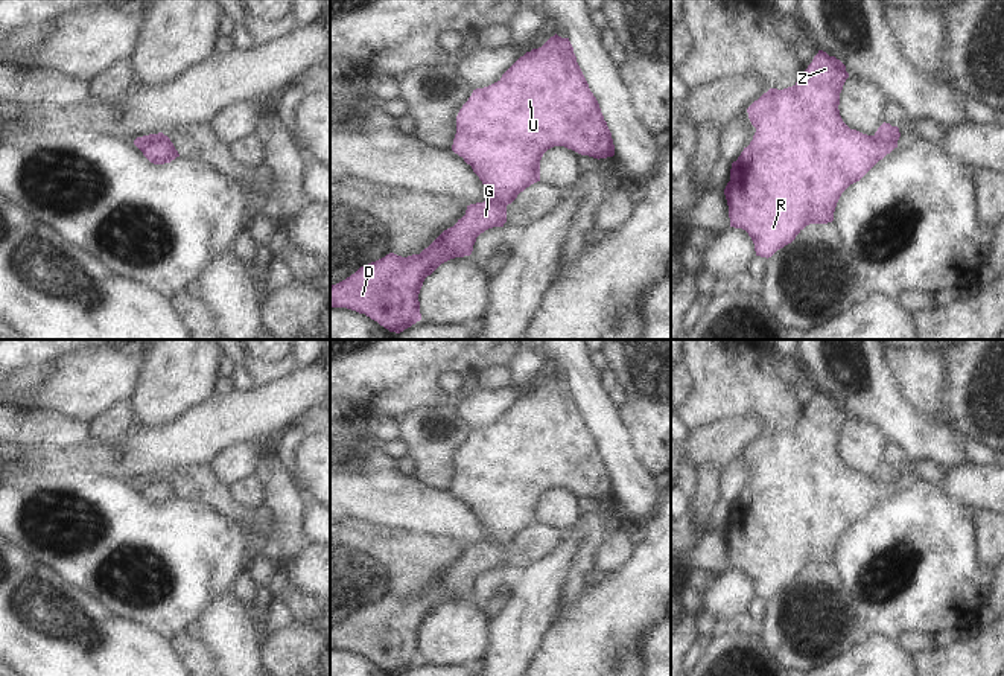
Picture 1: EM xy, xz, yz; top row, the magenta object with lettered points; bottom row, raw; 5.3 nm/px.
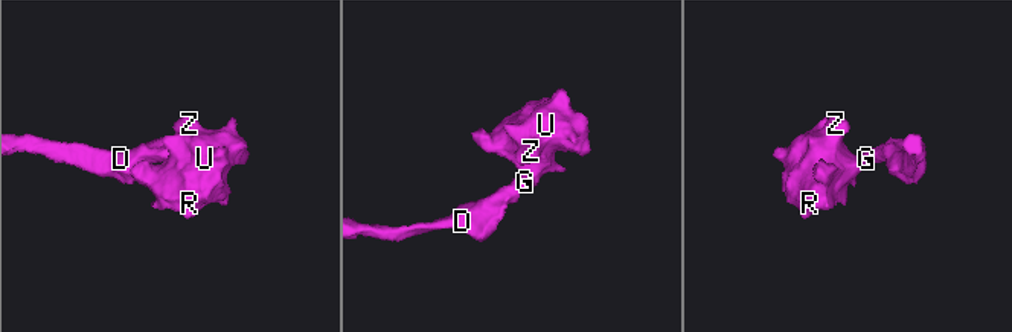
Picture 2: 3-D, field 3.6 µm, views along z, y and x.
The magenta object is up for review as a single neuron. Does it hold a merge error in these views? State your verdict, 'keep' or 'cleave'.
cleave

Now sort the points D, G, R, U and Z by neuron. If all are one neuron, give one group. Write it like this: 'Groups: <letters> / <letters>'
Groups: D G / R U Z

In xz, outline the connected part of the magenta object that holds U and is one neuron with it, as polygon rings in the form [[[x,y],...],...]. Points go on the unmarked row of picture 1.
[[[557,375],[520,397],[497,423],[473,431],[456,457],[452,492],[472,507],[490,542],[507,550],[520,533],[540,522],[540,501],[554,487],[598,501],[615,496],[612,474],[573,388]]]

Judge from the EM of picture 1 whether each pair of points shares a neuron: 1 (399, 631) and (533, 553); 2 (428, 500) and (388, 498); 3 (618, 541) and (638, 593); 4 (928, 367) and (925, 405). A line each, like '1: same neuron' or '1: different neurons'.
1: same neuron
2: same neuron
3: different neurons
4: same neuron

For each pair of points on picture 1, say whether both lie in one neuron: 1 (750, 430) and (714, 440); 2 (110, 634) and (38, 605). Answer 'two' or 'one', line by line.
1: one
2: one

